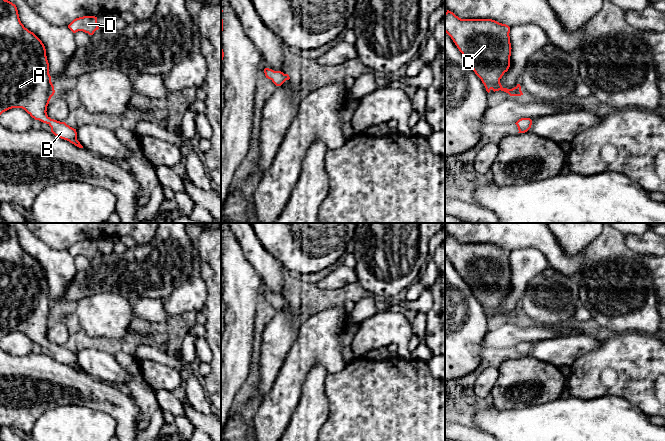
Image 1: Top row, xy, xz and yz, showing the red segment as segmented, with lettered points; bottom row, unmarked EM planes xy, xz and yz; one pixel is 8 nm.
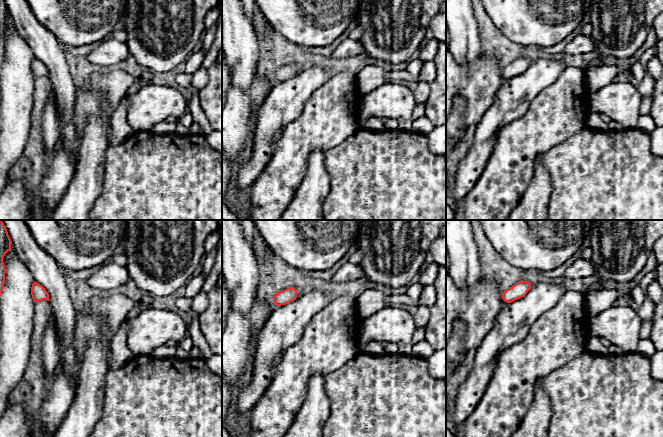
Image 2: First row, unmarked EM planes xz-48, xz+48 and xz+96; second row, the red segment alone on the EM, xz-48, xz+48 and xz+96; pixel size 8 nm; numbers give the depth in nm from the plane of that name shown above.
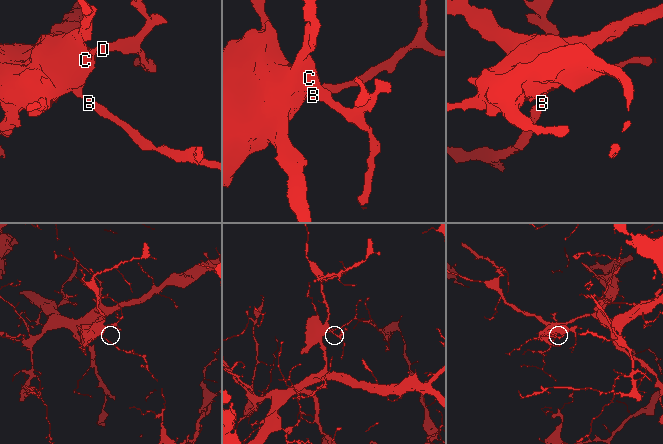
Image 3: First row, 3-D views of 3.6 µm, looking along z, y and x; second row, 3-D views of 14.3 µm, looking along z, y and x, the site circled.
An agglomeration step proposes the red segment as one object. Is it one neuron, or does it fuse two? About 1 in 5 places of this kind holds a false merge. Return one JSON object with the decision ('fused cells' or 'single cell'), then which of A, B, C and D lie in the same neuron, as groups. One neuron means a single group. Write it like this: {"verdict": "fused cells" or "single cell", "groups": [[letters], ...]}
{"verdict": "single cell", "groups": [["A", "B", "C", "D"]]}

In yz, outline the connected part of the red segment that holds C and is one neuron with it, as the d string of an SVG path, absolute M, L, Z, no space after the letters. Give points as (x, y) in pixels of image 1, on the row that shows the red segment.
M453 12L445 13L445 32L451 37L459 51L470 63L475 74L481 79L486 91L504 91L510 96L521 96L520 84L512 89L503 88L500 79L510 67L510 27L492 19L461 19Z

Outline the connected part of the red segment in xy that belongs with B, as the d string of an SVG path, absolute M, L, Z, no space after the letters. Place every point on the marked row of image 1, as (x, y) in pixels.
M0 0L0 115L12 108L22 108L35 120L48 124L55 136L67 140L79 148L83 148L77 140L76 129L65 122L51 119L47 115L47 106L54 93L55 90L49 74L49 63L44 44L21 23L16 5L8 0Z

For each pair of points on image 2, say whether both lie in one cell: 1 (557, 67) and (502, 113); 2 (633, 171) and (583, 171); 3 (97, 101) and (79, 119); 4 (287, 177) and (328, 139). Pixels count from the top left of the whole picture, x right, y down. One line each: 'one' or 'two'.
1: one
2: one
3: one
4: one

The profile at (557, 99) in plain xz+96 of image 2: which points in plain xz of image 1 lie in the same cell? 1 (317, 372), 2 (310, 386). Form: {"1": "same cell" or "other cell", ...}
{"1": "other cell", "2": "other cell"}

